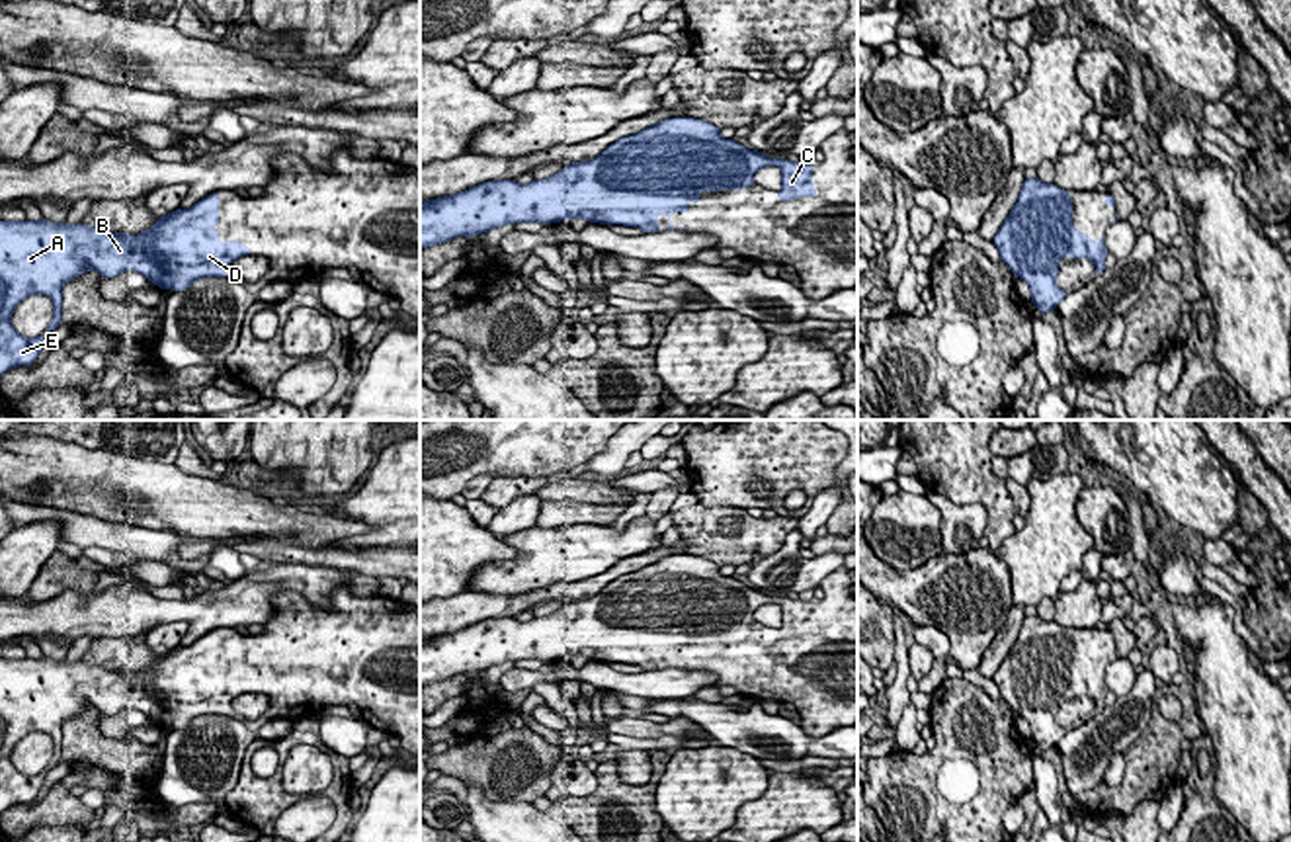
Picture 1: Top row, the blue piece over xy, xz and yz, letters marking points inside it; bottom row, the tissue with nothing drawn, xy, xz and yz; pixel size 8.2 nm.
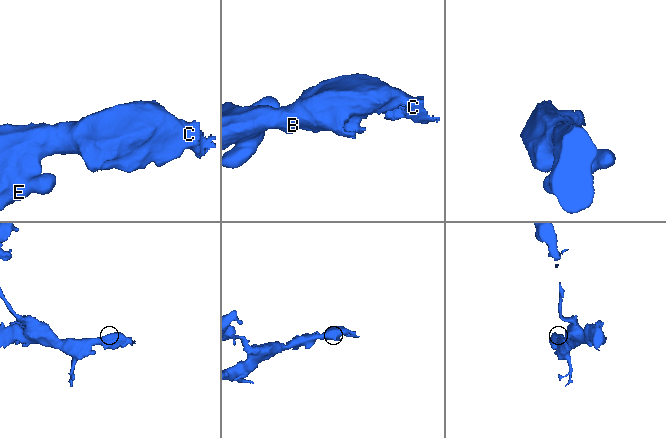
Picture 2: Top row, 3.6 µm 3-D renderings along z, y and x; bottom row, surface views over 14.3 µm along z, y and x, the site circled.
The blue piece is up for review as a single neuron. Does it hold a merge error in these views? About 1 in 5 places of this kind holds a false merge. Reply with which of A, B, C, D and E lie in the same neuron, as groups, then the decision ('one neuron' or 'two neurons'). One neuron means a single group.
groups A B C D E; one neuron

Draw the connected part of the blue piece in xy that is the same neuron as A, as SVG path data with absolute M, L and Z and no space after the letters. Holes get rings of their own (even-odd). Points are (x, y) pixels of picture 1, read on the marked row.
M219 191L187 209L160 217L150 229L131 236L82 223L0 221L0 377L12 367L31 365L45 338L62 318L62 285L96 270L115 277L135 270L146 281L174 293L199 277L227 277L227 268L250 256L248 244L219 240ZM29 295L53 299L53 320L37 338L16 332L10 318Z

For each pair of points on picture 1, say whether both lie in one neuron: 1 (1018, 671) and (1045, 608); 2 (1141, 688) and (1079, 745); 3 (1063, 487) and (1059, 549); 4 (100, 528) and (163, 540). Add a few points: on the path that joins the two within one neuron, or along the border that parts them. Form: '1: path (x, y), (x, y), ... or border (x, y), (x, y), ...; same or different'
1: border (1038, 614), (1051, 622); different
2: path (1129, 704), (1094, 737); same
3: path (1059, 503), (1059, 534); same
4: path (116, 536), (147, 540); same

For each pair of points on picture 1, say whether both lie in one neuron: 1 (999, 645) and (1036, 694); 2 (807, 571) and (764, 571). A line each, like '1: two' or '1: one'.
1: two
2: one

